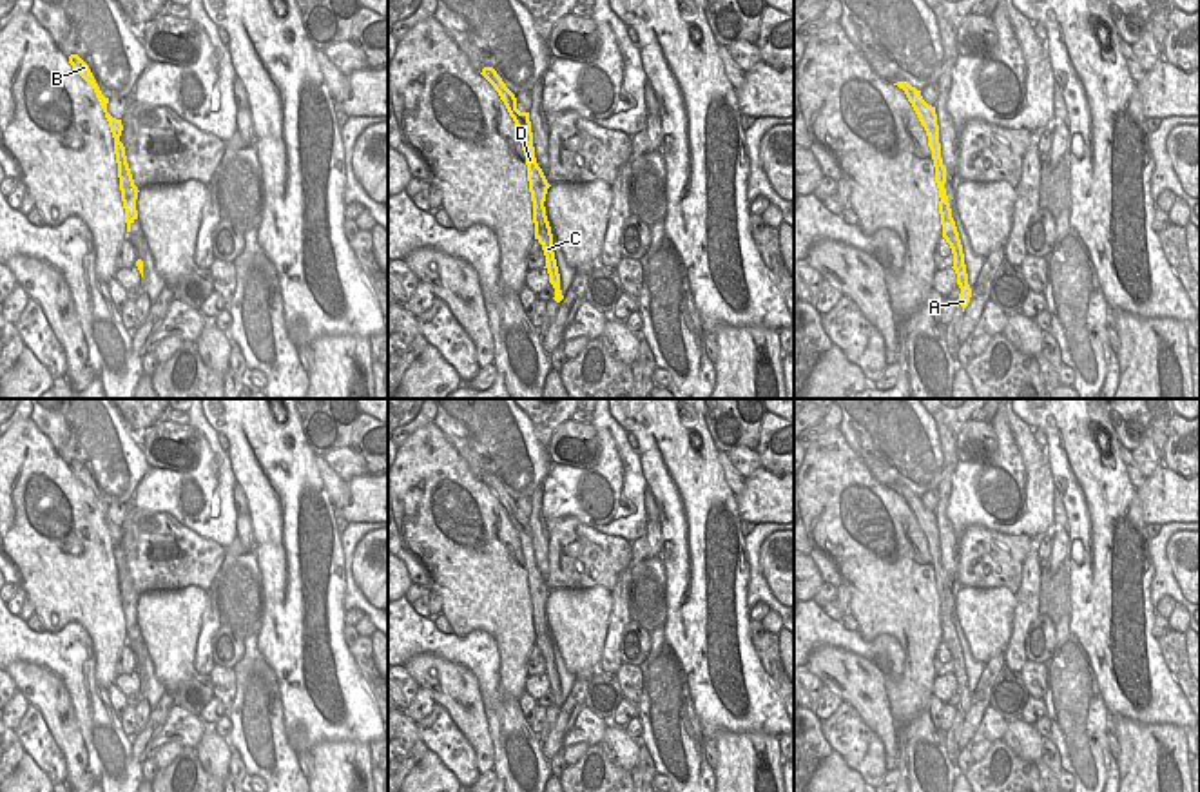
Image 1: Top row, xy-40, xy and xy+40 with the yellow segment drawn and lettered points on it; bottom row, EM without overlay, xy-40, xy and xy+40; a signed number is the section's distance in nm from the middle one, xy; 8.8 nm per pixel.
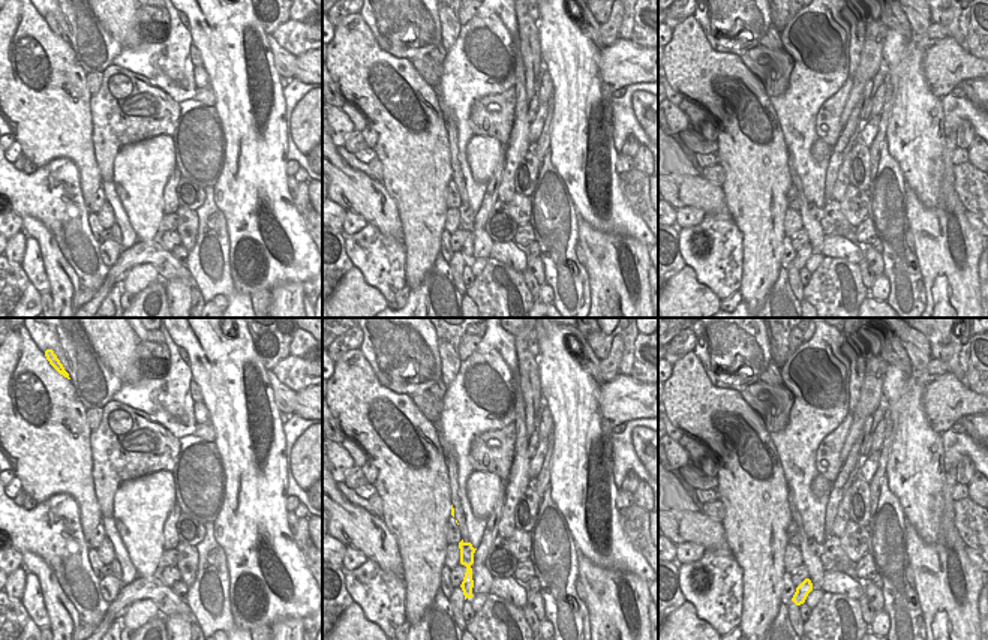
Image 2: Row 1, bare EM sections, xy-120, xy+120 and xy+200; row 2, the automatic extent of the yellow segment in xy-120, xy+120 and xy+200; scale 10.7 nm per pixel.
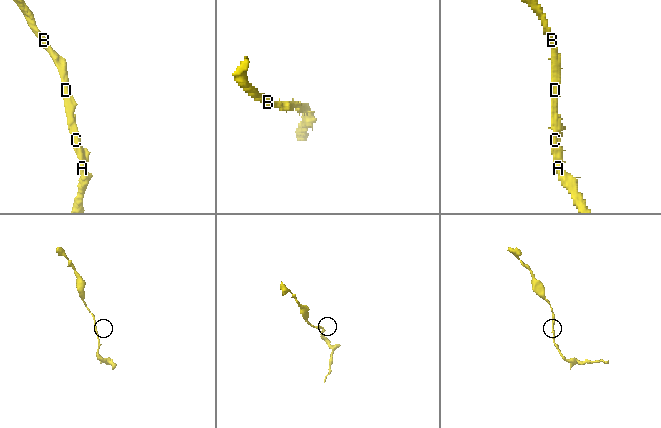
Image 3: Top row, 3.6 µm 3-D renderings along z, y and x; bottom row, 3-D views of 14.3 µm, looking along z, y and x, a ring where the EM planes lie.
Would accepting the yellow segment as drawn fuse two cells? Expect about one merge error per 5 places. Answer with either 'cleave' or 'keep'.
keep

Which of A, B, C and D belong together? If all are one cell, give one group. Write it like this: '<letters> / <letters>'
A B C D

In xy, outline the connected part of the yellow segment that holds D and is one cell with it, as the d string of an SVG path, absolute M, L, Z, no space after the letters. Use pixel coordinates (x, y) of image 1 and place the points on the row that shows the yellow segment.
M484 67L480 74L495 87L509 116L518 127L520 143L522 143L522 150L524 150L526 165L527 165L529 192L531 192L531 201L533 201L535 239L542 245L542 250L546 256L544 268L547 270L549 283L555 288L553 299L560 303L564 299L562 290L560 290L560 274L558 274L558 266L556 266L556 259L553 252L553 234L551 234L551 227L549 227L546 207L544 207L546 194L551 185L547 183L535 158L529 112L520 112L517 109L515 94L506 87L506 83L502 82L502 78L497 74L493 67Z

